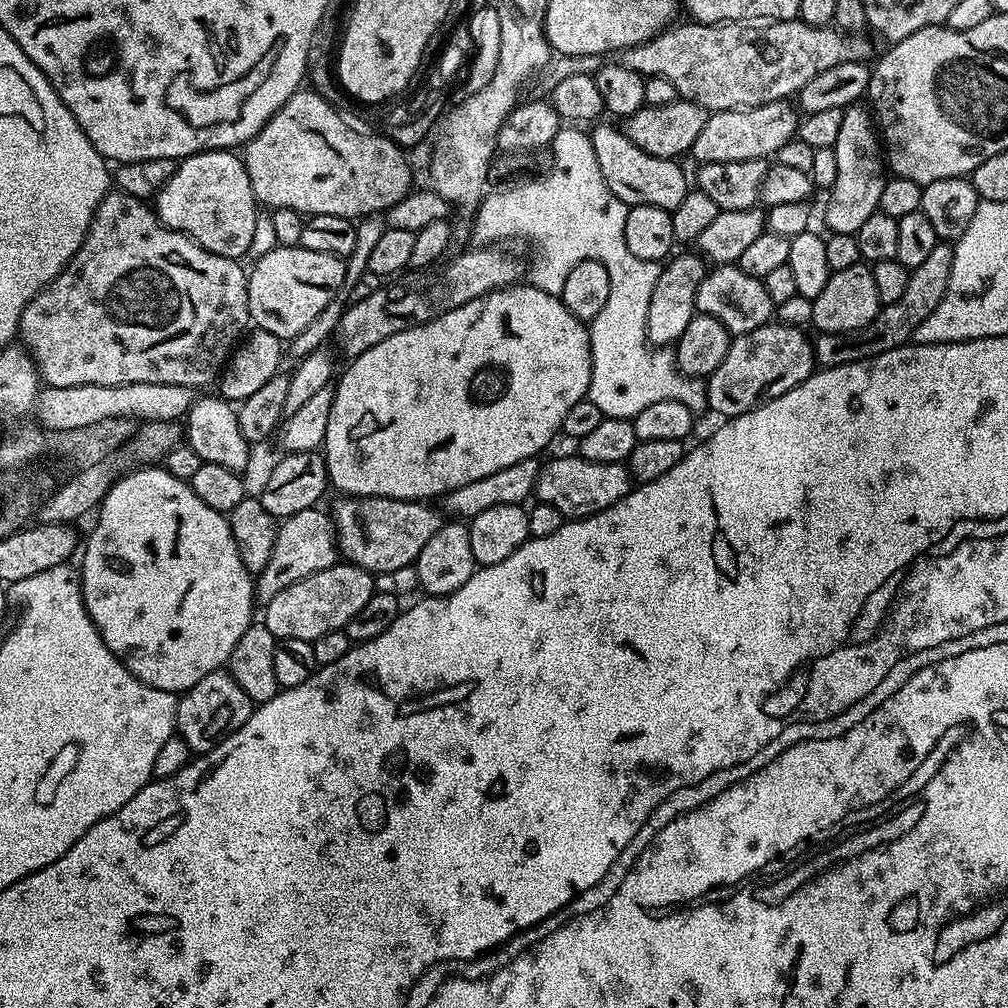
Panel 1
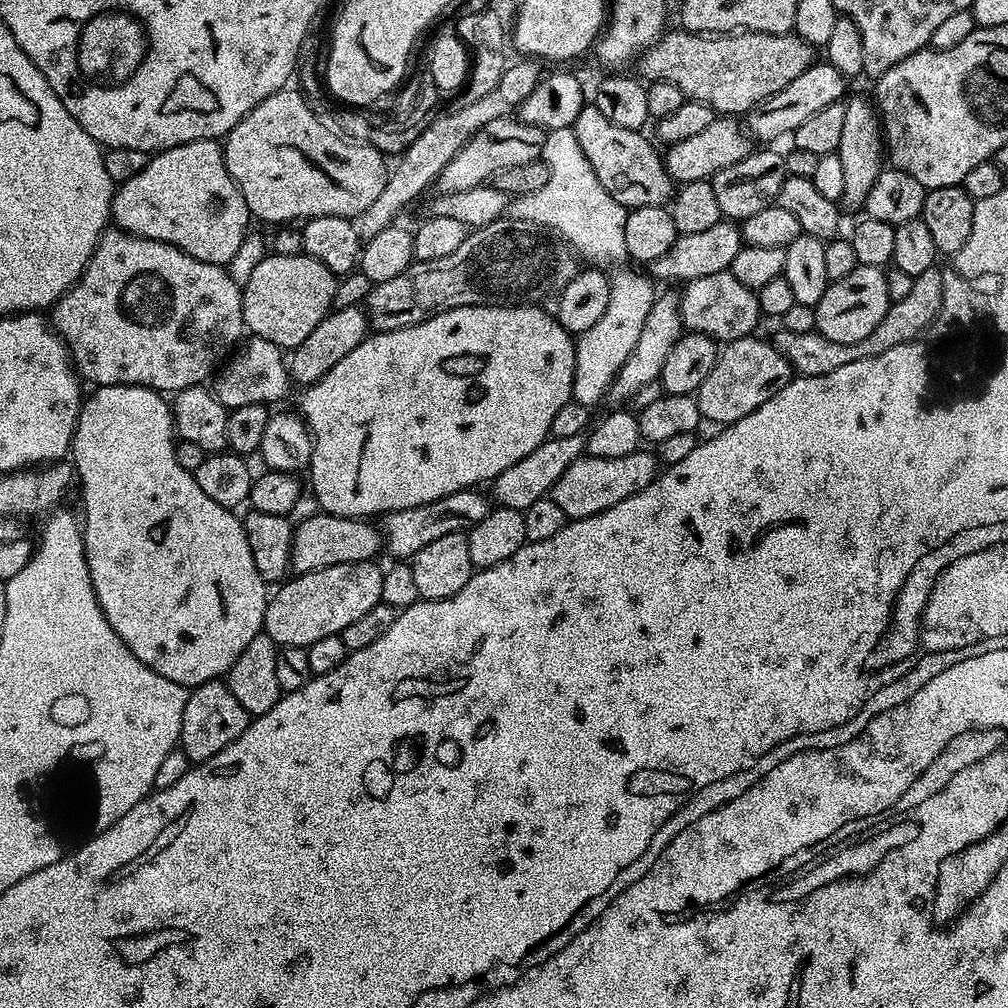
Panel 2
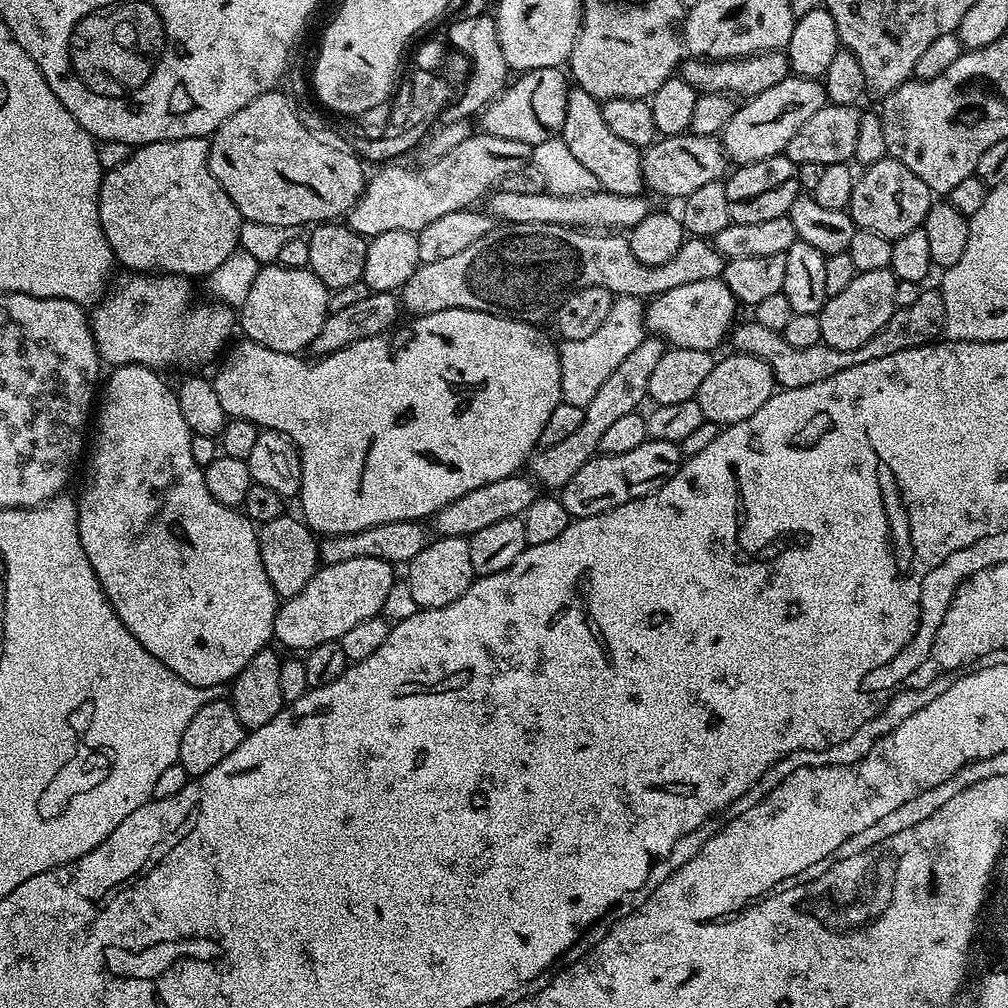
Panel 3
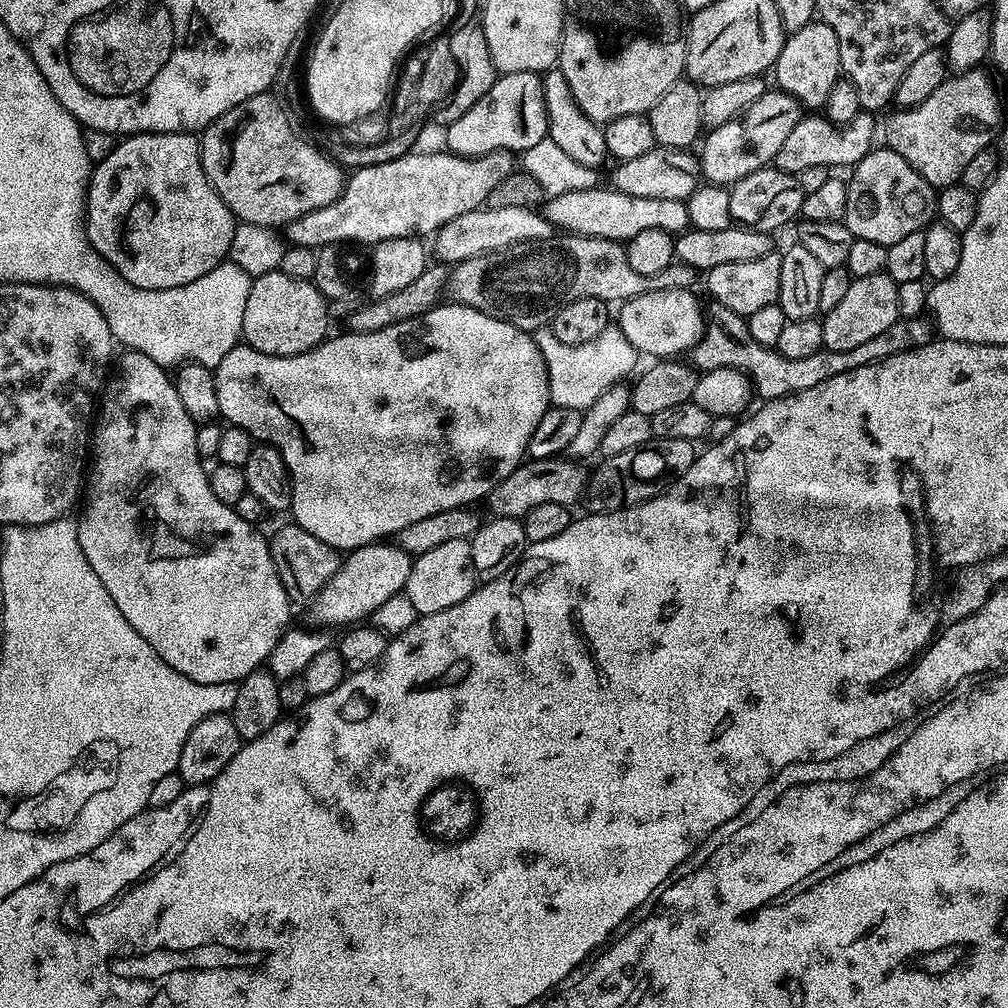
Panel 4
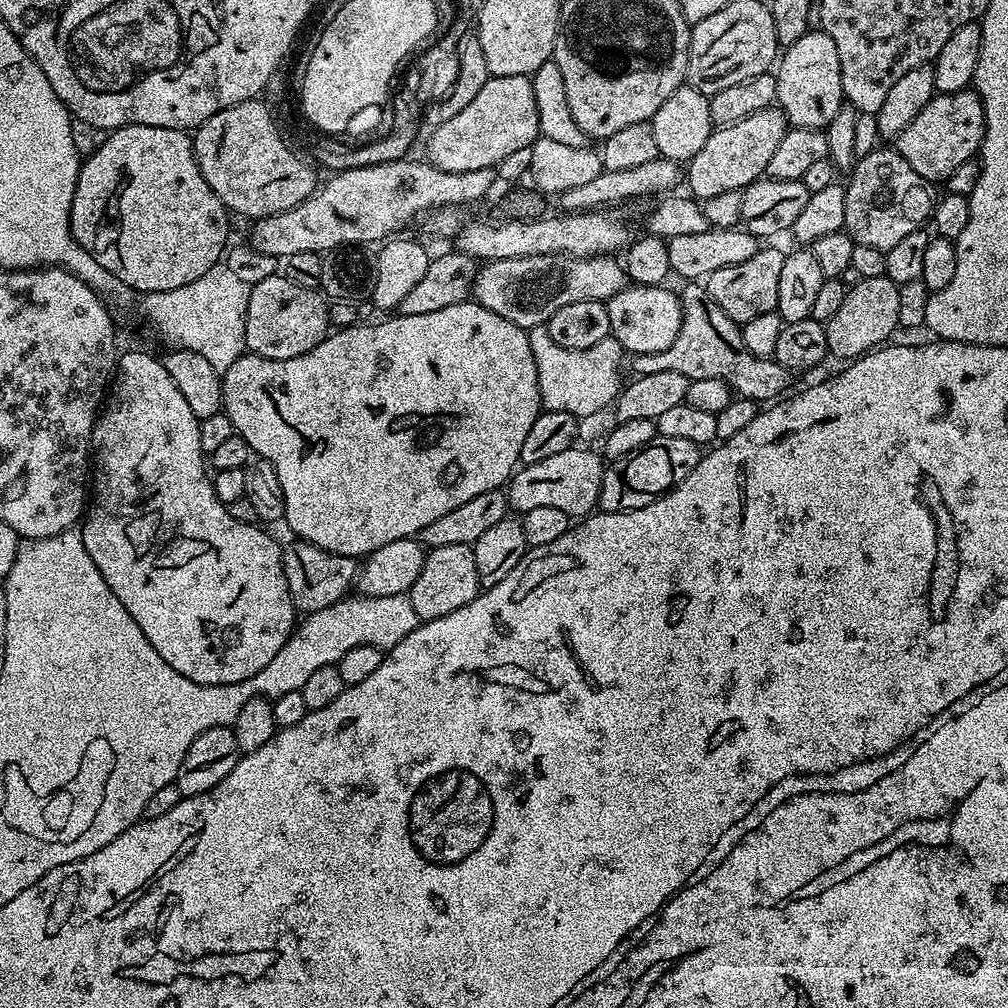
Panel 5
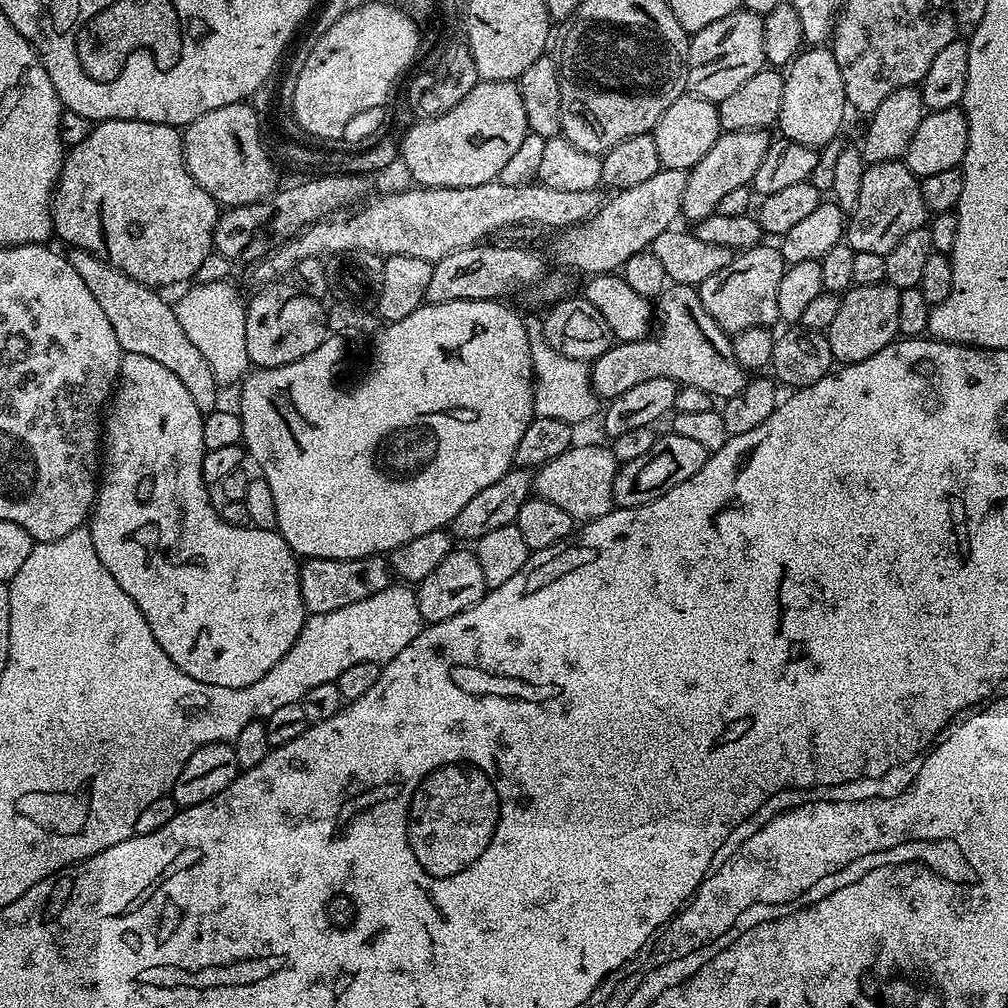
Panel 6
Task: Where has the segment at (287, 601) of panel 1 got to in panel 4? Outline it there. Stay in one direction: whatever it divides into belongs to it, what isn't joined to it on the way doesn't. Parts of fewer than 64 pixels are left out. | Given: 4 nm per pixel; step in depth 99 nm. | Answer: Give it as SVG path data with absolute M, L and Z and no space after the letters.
M377 542L367 544L361 548L351 549L341 559L340 569L334 574L334 578L330 578L330 582L326 582L326 586L322 586L322 590L317 594L315 600L310 605L312 616L320 624L329 624L330 627L336 628L339 624L343 626L356 626L367 618L375 617L377 610L383 604L390 602L390 598L401 595L406 586L406 578L410 578L410 566L412 565L413 556L406 550L399 548L399 545L392 542Z

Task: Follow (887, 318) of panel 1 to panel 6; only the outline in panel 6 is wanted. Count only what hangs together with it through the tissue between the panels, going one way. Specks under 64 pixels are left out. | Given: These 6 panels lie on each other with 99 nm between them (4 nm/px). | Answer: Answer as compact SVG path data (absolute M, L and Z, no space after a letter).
M669 283L655 301L658 326L640 340L613 343L606 354L591 361L592 389L607 402L626 394L650 378L670 378L677 386L698 386L717 401L738 394L749 382L746 370L734 358L732 336L706 314L699 291L691 284Z

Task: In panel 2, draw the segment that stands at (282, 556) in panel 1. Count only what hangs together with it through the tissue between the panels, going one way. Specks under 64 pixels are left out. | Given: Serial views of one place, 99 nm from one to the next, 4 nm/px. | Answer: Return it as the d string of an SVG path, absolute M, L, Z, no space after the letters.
M317 511L316 516L308 516L301 524L295 525L292 533L293 573L326 570L326 566L342 566L350 562L375 561L382 552L382 532L375 523L364 518L331 516L329 512Z

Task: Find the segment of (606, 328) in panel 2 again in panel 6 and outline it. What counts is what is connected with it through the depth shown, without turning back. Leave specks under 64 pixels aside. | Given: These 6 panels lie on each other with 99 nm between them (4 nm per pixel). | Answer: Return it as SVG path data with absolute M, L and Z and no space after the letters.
M539 315L524 316L526 334L530 342L530 358L532 359L532 410L536 416L554 418L571 426L578 426L583 420L599 413L601 401L592 389L592 374L589 365L582 360L566 358L566 354L558 354L550 342L544 337L544 321Z

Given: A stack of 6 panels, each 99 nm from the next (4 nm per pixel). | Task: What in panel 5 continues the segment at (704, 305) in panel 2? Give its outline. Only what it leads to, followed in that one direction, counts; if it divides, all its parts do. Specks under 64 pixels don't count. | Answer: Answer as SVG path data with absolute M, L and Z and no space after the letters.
M632 284L611 296L606 303L610 314L610 335L624 347L625 353L638 356L654 354L666 350L674 343L674 338L678 338L682 306L679 295L671 292L668 286Z

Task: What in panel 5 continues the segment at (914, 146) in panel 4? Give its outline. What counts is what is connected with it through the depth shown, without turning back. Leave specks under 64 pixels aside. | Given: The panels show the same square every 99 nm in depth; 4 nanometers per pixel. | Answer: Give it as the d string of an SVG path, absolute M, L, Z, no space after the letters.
M965 90L942 92L933 96L930 102L926 102L926 106L922 106L918 118L914 118L914 122L910 122L910 126L906 126L906 130L902 130L902 134L896 137L894 147L902 154L902 158L906 158L906 162L910 162L910 166L914 166L914 170L918 170L918 174L922 174L922 178L929 182L944 182L950 174L954 174L954 170L958 170L958 166L962 166L962 162L973 159L979 153L983 140L984 107L976 91Z

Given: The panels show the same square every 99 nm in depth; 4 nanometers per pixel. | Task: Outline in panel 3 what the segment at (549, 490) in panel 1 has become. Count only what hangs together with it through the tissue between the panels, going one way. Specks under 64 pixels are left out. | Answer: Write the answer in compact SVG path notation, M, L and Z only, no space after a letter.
M649 438L642 442L642 446L629 450L626 454L610 454L609 456L597 454L593 456L586 462L586 466L582 466L582 470L578 470L578 474L574 474L574 478L570 478L570 482L566 482L564 488L559 489L558 498L562 502L562 506L566 506L569 517L597 516L606 510L614 510L614 506L622 506L634 498L642 498L649 496L652 492L657 492L670 478L674 478L681 463L680 445Z

